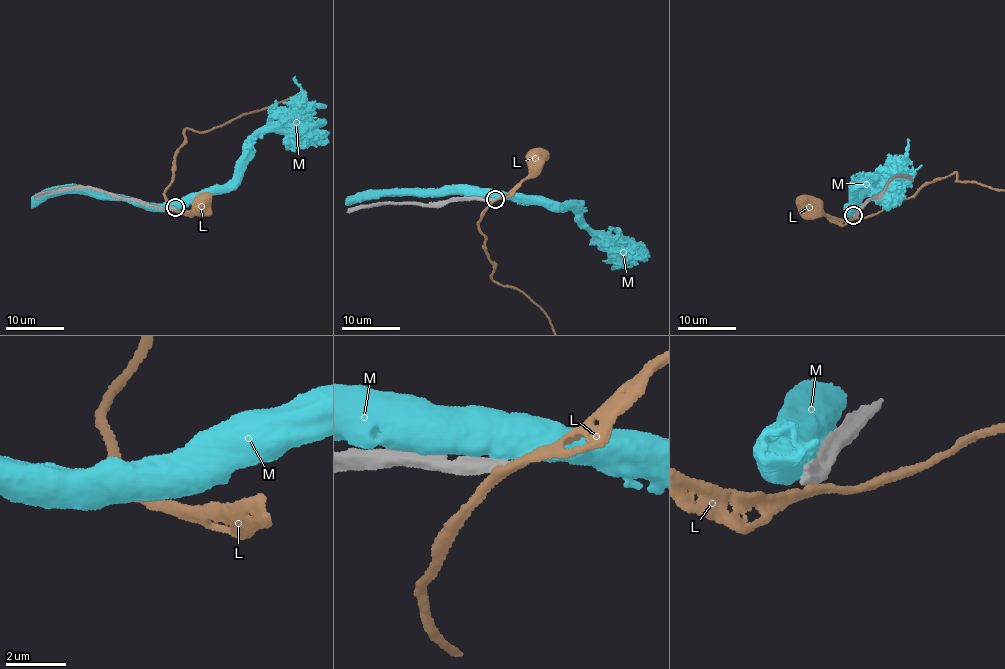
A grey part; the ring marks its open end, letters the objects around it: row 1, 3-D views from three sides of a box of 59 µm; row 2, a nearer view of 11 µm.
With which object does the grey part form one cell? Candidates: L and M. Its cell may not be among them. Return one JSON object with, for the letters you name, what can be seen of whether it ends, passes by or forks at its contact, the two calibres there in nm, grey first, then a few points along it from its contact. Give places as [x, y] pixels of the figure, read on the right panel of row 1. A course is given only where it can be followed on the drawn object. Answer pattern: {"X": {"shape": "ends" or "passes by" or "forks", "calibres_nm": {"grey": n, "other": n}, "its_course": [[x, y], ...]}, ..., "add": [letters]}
{"add": []}

